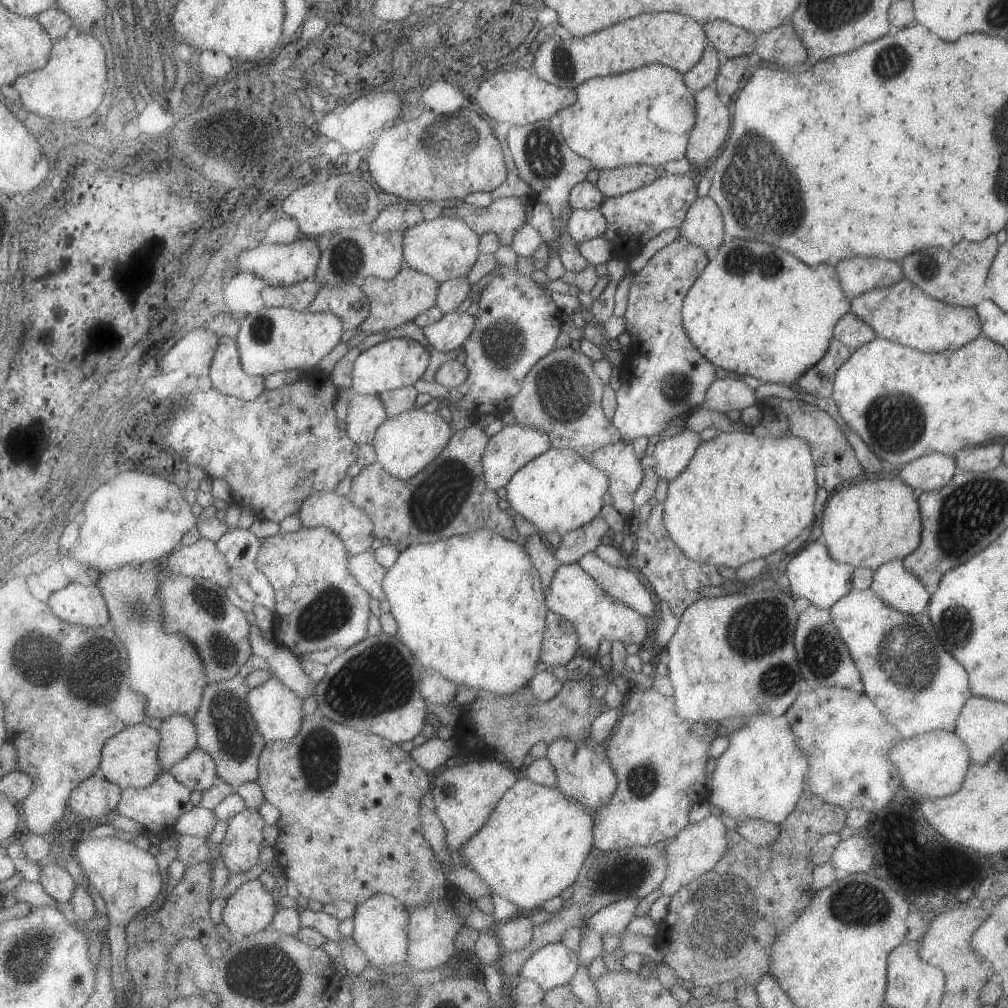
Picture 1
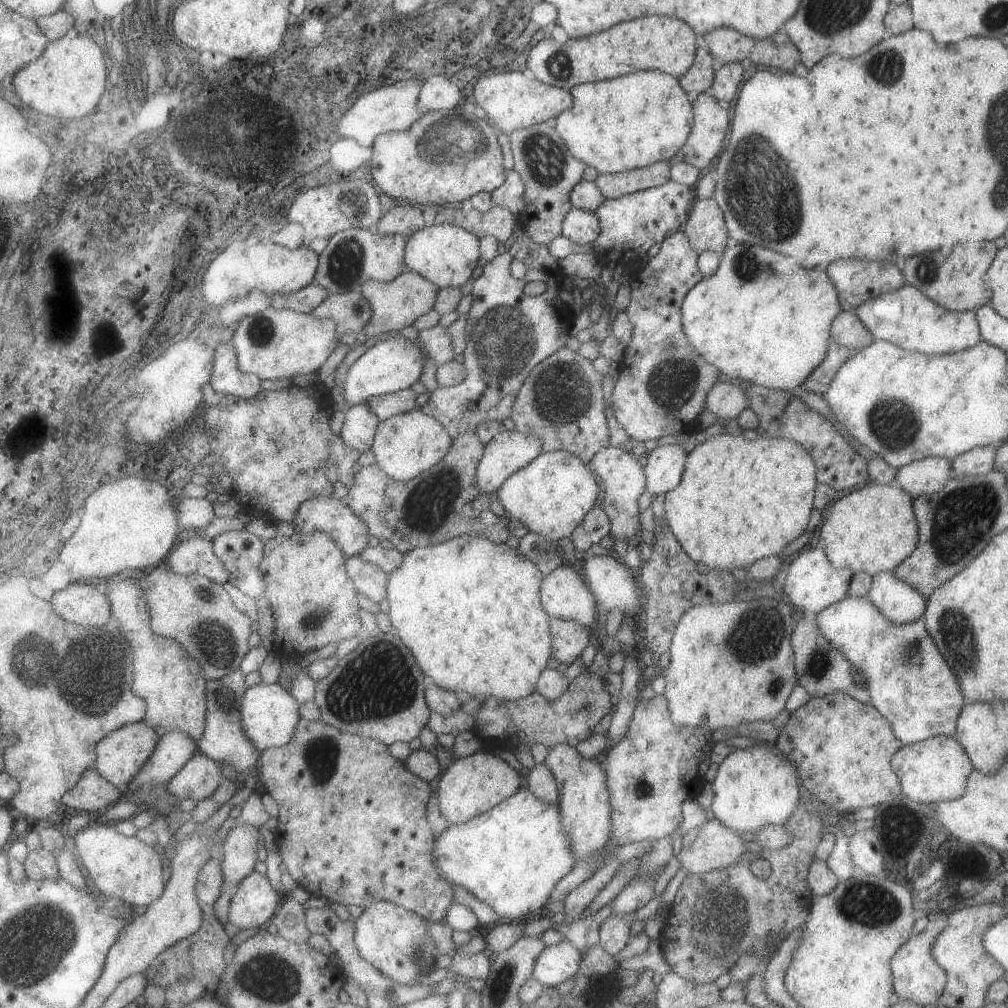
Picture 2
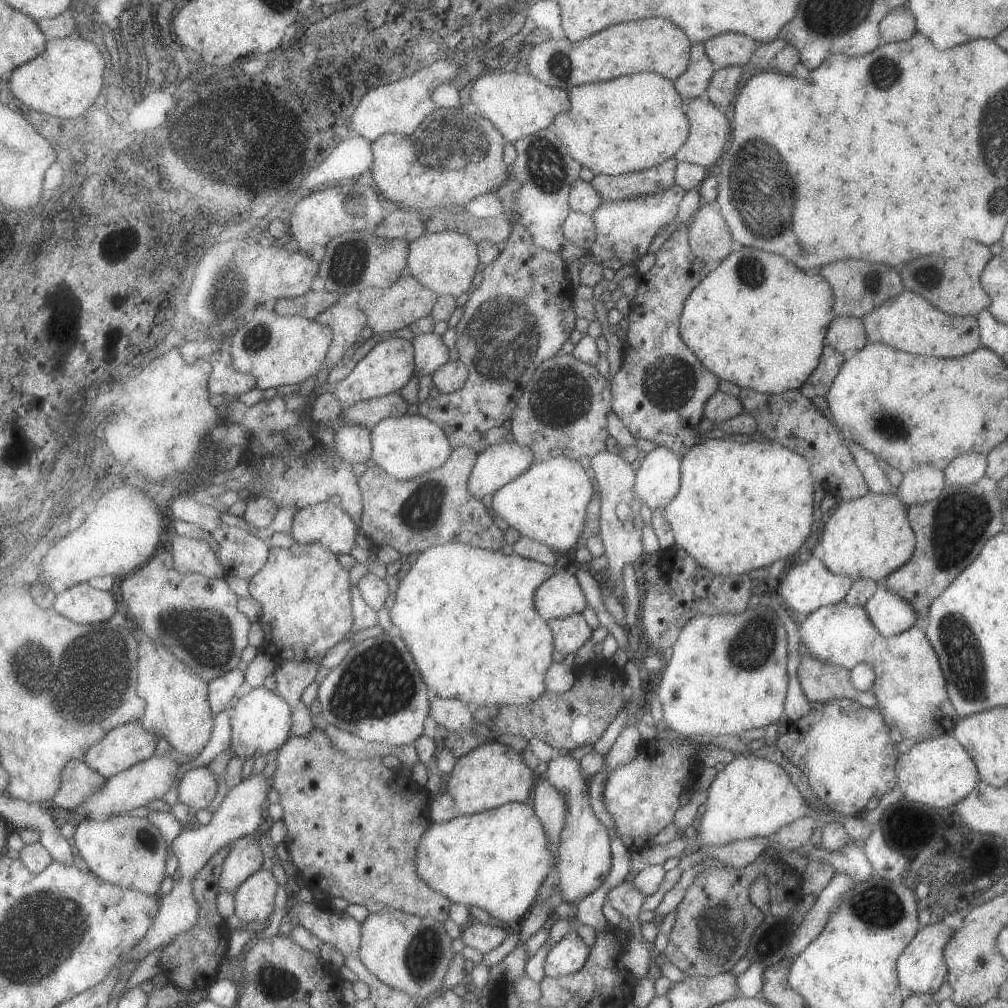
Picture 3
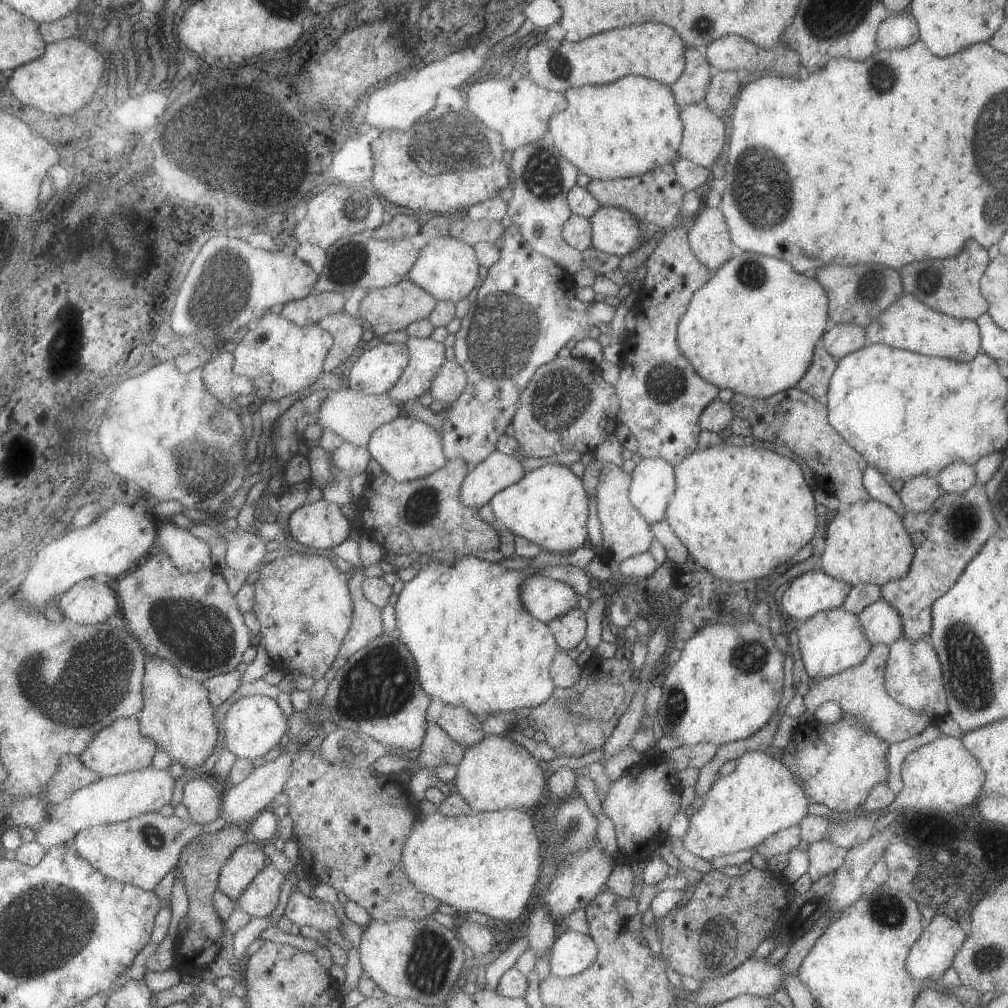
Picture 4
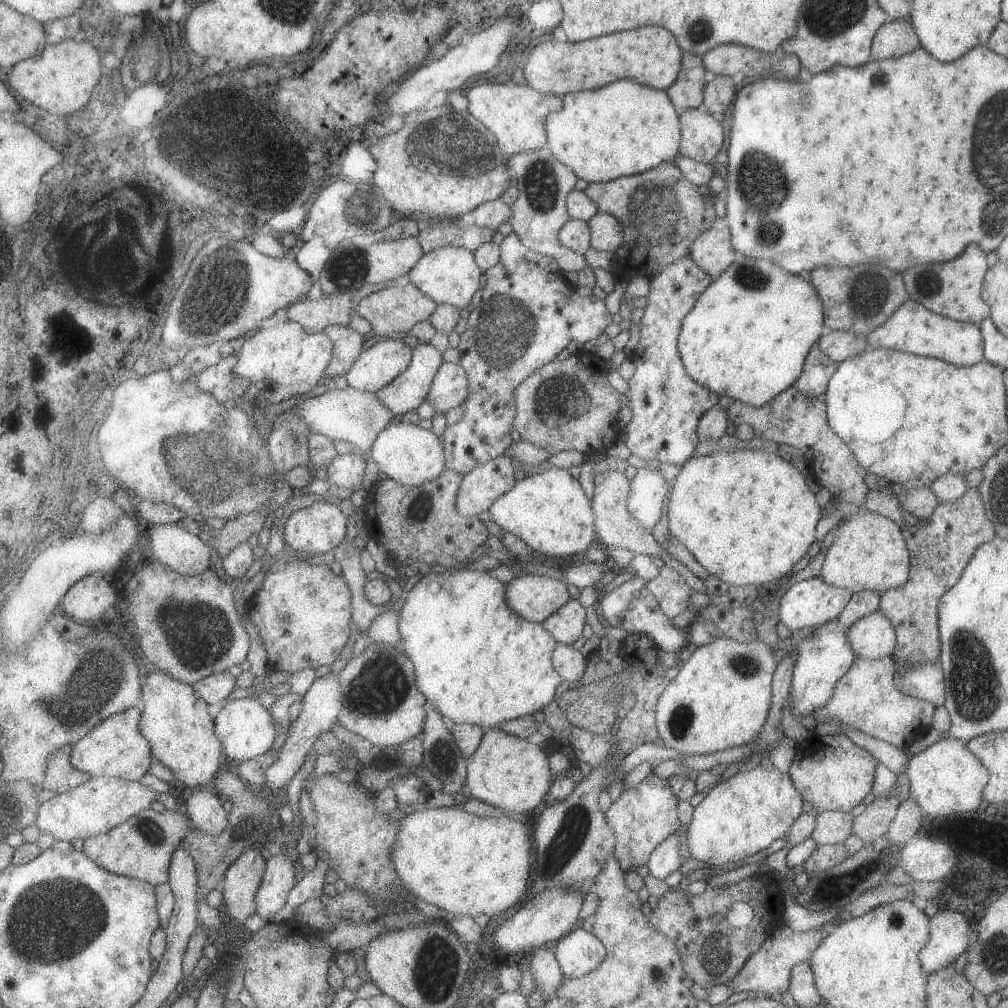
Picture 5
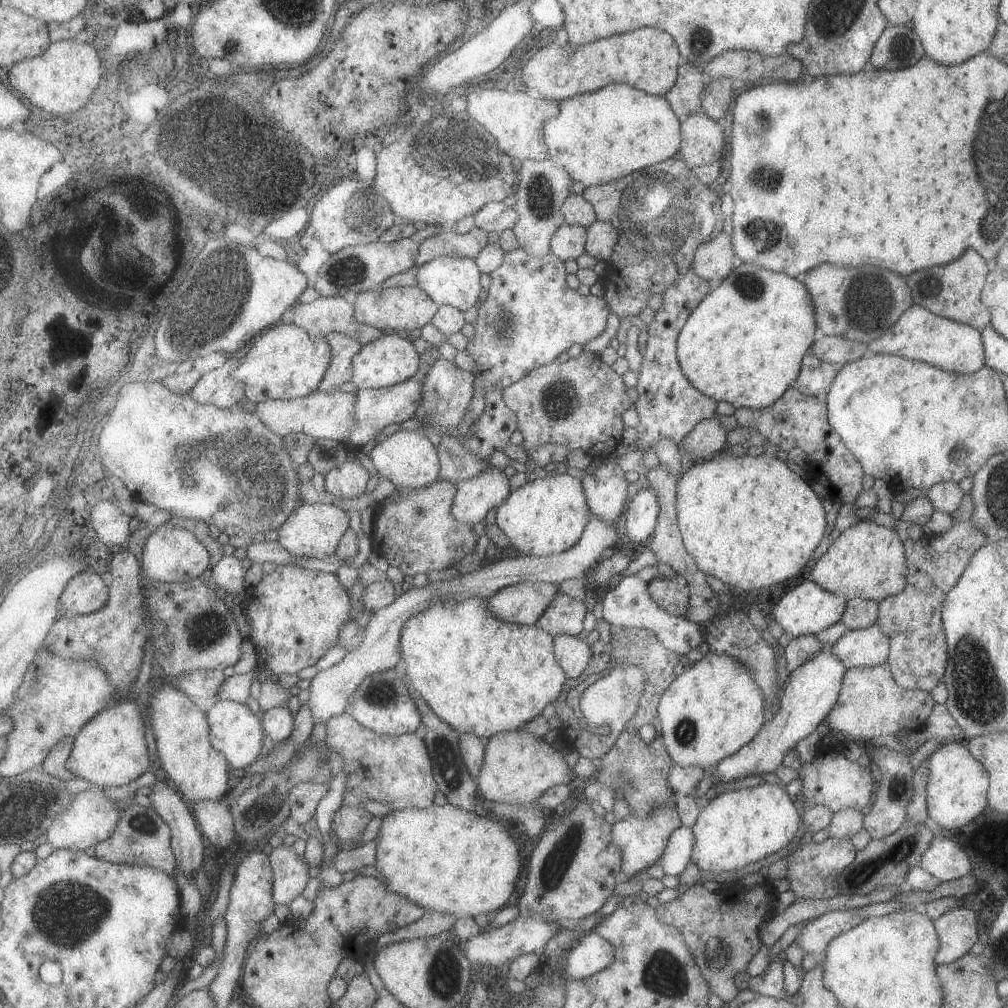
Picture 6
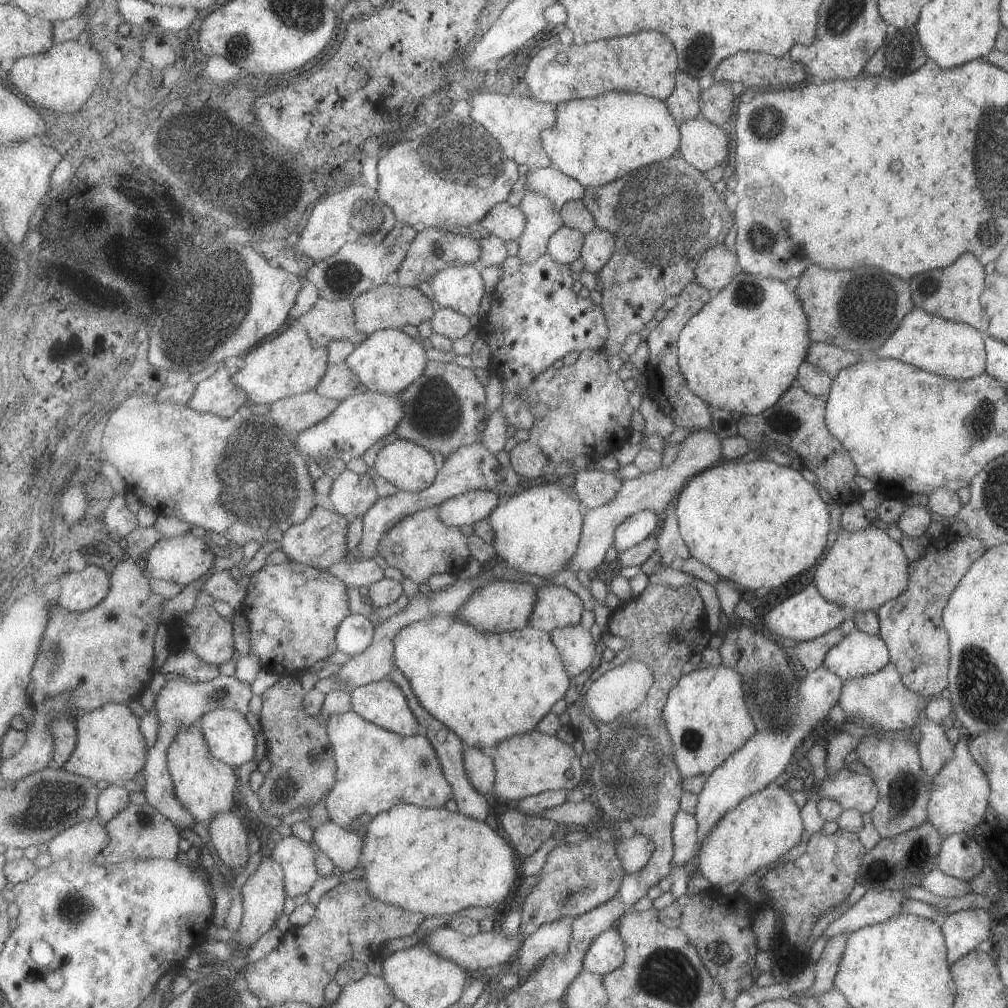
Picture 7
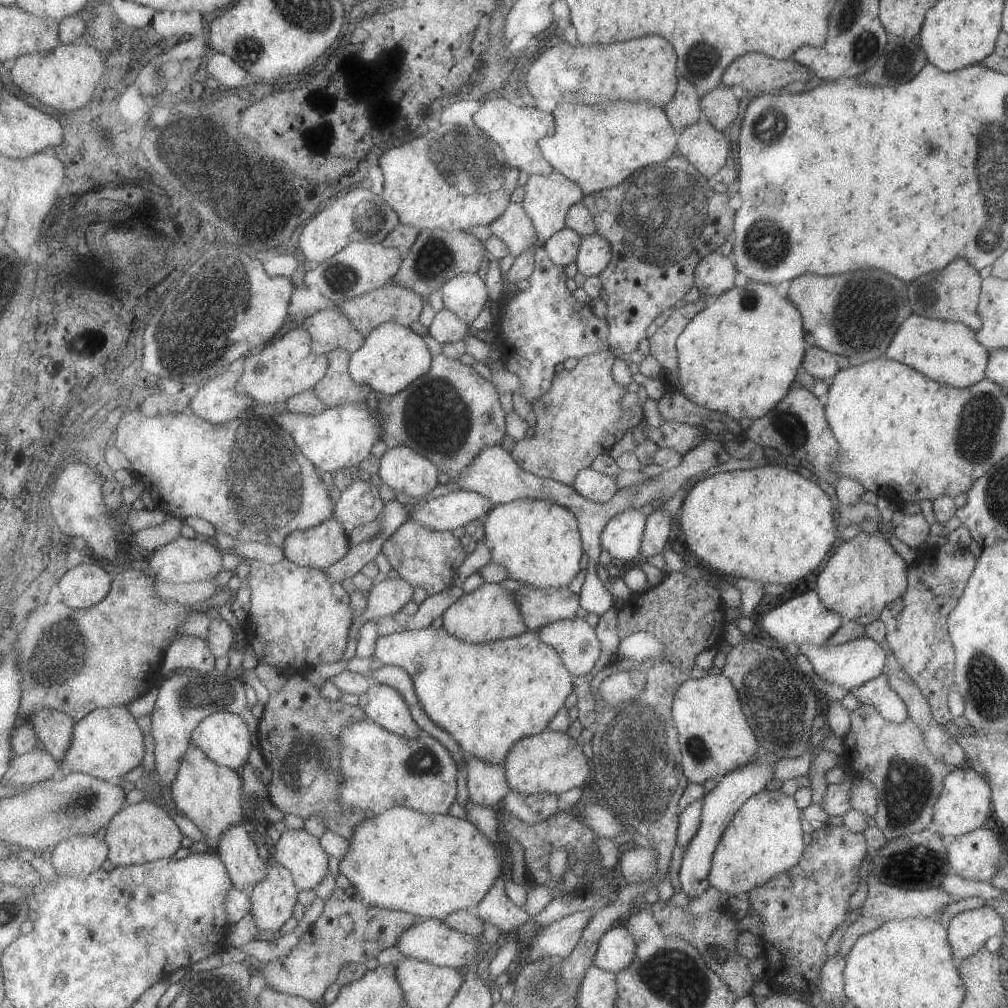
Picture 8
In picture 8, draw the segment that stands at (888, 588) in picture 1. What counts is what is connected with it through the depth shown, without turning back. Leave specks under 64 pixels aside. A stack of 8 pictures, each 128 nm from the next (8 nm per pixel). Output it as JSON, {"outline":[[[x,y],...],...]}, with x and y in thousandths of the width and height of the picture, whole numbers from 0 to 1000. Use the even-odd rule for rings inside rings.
{"outline":[[[854,632],[831,640],[806,640],[797,637],[792,641],[793,647],[800,651],[807,666],[815,676],[826,678],[837,683],[840,687],[858,679],[875,668],[879,654],[878,640],[872,639],[862,632]]]}

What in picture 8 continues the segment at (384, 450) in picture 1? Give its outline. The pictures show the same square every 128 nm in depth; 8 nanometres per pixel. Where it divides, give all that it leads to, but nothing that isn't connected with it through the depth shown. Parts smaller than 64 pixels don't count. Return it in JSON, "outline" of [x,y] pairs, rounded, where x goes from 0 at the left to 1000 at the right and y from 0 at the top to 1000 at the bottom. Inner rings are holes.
{"outline":[[[403,442],[383,446],[376,469],[391,488],[421,496],[436,482],[437,464],[422,451]]]}

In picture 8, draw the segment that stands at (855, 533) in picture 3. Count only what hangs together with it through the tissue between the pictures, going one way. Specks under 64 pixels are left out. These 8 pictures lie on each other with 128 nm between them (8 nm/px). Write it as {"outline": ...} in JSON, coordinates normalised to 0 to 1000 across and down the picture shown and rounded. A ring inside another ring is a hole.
{"outline":[[[854,527],[824,549],[826,551],[817,557],[818,562],[813,564],[809,586],[814,599],[831,609],[836,618],[858,609],[871,608],[898,587],[900,561],[870,528],[864,530]]]}

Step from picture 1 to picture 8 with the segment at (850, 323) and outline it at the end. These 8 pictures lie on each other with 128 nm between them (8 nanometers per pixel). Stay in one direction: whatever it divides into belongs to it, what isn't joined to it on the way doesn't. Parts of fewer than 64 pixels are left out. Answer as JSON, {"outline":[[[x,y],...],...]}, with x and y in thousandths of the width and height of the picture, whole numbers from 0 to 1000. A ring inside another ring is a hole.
{"outline":[[[802,342],[796,355],[795,363],[806,374],[823,378],[832,367],[844,363],[838,354],[818,349],[816,346]]]}

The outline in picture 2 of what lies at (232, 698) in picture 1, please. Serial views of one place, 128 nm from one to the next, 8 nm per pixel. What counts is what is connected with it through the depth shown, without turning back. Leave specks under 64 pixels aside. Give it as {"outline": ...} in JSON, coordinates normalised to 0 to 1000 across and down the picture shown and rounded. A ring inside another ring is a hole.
{"outline":[[[235,665],[227,671],[214,676],[206,676],[206,710],[202,730],[196,736],[196,742],[216,757],[227,758],[232,762],[232,768],[239,772],[244,764],[254,761],[260,746],[252,741],[246,733],[240,717],[240,698],[245,684],[244,670]]]}

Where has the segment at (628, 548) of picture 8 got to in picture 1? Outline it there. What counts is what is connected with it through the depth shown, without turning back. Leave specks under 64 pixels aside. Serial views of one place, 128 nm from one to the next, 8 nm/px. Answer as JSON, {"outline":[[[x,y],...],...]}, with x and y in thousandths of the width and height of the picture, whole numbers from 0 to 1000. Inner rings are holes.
{"outline":[[[680,425],[672,433],[651,438],[645,452],[649,456],[647,465],[653,476],[666,478],[676,470],[693,438],[693,432]]]}

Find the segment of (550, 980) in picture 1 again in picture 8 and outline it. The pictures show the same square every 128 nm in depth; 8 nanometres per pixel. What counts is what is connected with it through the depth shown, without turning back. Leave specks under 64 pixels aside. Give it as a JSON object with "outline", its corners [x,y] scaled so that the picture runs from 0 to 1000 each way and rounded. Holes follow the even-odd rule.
{"outline":[[[620,920],[603,921],[594,932],[587,956],[613,965],[630,952],[631,938],[627,927]]]}

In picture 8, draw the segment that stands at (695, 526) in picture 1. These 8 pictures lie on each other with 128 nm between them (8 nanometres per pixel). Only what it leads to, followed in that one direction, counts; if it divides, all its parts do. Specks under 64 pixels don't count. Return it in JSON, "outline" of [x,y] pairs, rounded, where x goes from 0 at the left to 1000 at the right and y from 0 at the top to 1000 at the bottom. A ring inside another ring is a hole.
{"outline":[[[754,459],[749,465],[719,467],[692,478],[683,488],[674,512],[679,543],[695,560],[727,573],[740,573],[756,579],[784,579],[814,563],[832,531],[829,500],[816,481],[796,474],[773,460]]]}

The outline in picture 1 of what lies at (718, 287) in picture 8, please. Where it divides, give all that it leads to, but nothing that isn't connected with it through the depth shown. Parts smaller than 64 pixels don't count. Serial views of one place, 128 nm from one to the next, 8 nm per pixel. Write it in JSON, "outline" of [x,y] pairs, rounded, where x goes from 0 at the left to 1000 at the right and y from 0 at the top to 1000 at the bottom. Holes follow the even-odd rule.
{"outline":[[[693,194],[679,212],[674,232],[699,250],[712,246],[720,237],[715,209],[703,194]]]}

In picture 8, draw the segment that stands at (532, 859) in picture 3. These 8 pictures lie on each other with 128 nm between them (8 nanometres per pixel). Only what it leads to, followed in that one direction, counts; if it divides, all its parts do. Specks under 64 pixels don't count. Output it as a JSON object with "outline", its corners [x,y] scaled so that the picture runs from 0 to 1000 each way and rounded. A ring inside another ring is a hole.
{"outline":[[[390,801],[390,804],[383,804],[378,808],[366,809],[356,819],[352,820],[350,829],[347,831],[348,839],[345,846],[338,853],[333,854],[333,860],[336,865],[348,875],[348,879],[354,881],[359,887],[360,895],[364,899],[386,902],[389,904],[402,904],[412,909],[425,912],[432,910],[436,914],[439,914],[446,907],[455,905],[456,903],[470,903],[483,886],[488,882],[489,877],[495,870],[502,867],[503,851],[499,851],[497,841],[492,840],[482,829],[473,821],[472,816],[468,816],[464,812],[455,813],[451,810],[438,808],[422,808],[406,801]]]}

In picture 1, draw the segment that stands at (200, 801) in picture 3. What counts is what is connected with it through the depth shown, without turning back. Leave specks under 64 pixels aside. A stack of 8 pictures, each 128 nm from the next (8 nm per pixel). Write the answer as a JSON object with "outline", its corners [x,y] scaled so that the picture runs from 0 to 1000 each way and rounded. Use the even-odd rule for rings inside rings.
{"outline":[[[197,740],[186,752],[179,754],[171,762],[171,767],[188,784],[197,784],[199,787],[220,774],[214,753]]]}

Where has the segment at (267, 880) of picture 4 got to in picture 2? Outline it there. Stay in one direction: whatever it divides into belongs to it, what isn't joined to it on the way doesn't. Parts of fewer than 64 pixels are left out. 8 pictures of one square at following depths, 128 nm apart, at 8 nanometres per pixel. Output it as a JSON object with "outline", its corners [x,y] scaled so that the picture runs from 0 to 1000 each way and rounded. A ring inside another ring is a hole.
{"outline":[[[253,864],[237,877],[235,885],[229,890],[227,914],[243,923],[263,921],[274,909],[281,889],[269,879],[265,868]]]}

